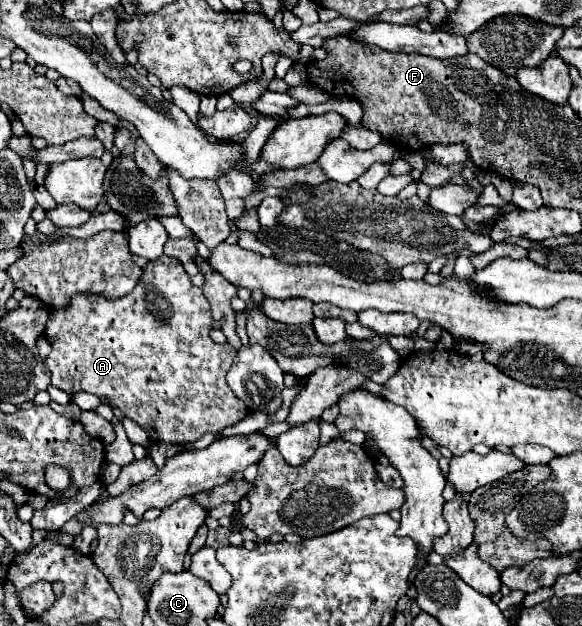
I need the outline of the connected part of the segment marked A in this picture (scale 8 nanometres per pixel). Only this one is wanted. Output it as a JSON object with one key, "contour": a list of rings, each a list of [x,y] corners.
{"contour":[[[162,254],[148,262],[140,284],[136,284],[128,296],[120,300],[76,296],[68,308],[52,310],[44,332],[46,340],[52,344],[46,366],[56,388],[66,390],[68,394],[84,390],[106,396],[148,432],[150,442],[190,444],[208,432],[216,434],[226,426],[240,422],[248,412],[246,404],[240,402],[226,384],[226,374],[236,358],[236,350],[228,344],[216,344],[210,338],[210,328],[212,310],[202,290],[190,282],[180,260]]]}

